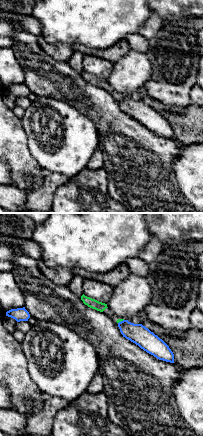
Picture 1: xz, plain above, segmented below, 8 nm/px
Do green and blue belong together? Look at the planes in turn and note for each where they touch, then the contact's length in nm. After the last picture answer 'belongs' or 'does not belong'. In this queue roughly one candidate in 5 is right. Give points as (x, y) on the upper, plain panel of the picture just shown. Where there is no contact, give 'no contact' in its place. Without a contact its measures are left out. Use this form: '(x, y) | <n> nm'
(120, 97) | 60 nm

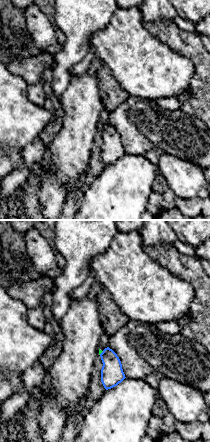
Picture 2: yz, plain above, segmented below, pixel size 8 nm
(101, 128) | 50 nm

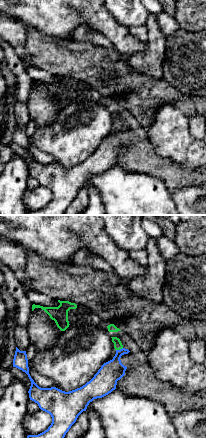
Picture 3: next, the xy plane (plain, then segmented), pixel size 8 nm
(119, 125) | 60 nm

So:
does not belong

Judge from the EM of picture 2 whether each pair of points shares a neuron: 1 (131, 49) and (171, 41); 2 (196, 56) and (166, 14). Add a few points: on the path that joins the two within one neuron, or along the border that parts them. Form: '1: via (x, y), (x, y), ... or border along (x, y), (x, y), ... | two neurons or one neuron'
1: border along (145, 27), (182, 56) | two neurons
2: border along (148, 20), (172, 21), (174, 23) | two neurons

